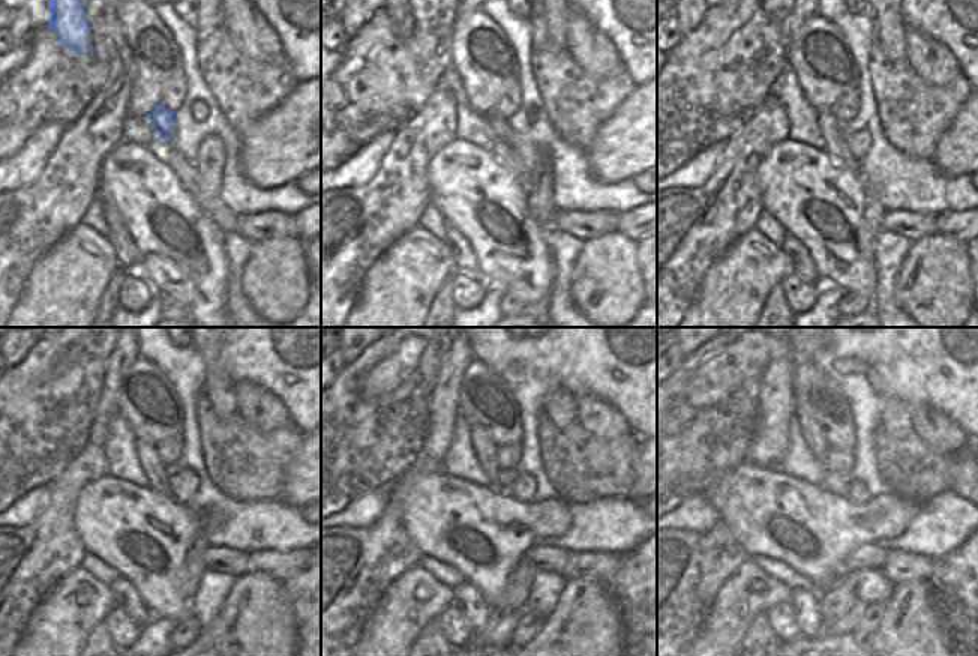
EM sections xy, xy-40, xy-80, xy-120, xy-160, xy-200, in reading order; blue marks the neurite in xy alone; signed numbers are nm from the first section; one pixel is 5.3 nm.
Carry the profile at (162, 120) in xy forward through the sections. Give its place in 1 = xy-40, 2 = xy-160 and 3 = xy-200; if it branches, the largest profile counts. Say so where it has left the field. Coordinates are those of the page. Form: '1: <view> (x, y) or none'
1: xy-40 (501, 128)
2: xy-160 (524, 485)
3: xy-200 (858, 493)

